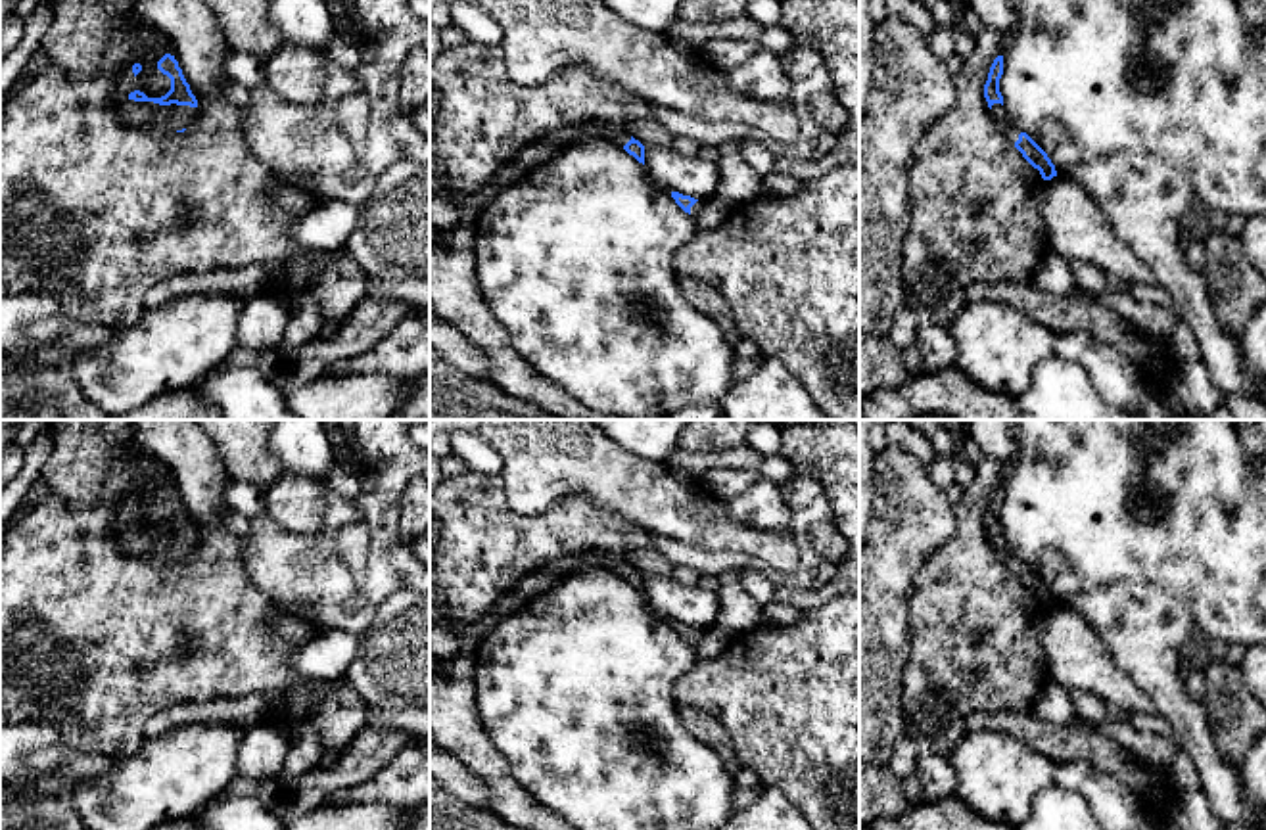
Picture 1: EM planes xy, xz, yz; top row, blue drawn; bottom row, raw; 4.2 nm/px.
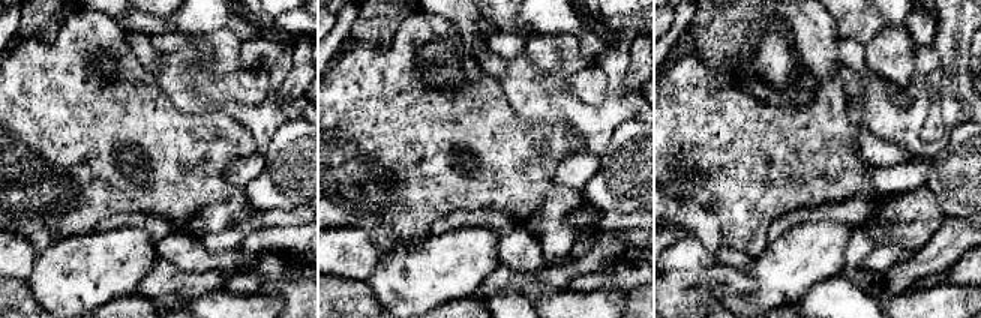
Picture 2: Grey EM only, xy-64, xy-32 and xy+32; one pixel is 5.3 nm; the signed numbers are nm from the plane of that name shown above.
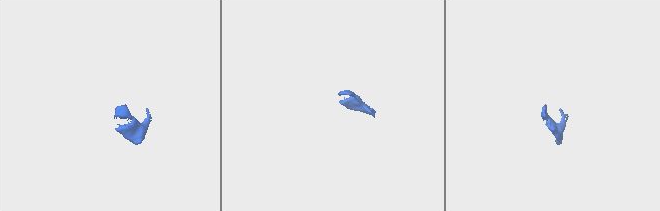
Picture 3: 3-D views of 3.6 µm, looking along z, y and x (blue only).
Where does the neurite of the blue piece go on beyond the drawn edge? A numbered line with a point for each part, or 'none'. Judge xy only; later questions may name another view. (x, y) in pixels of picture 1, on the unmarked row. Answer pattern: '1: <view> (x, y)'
1: xy (148, 545)

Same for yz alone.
1: yz (1008, 556)

